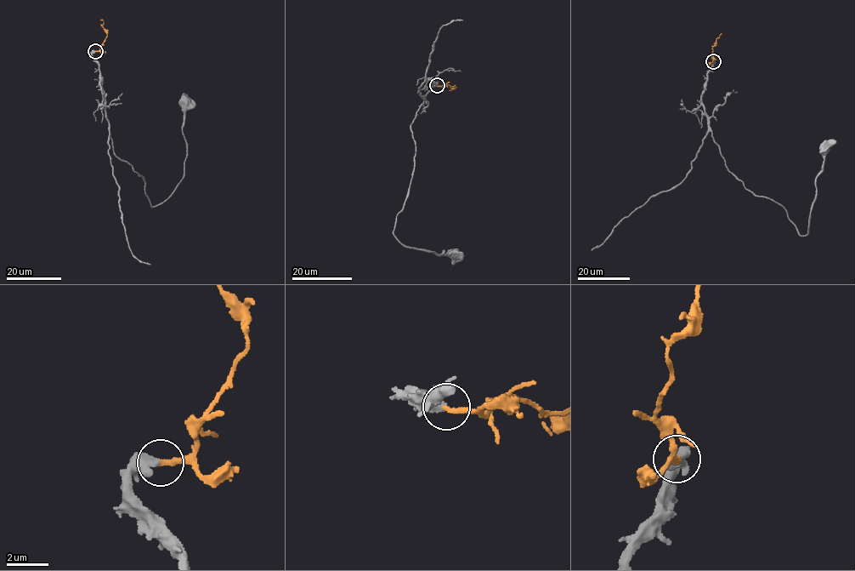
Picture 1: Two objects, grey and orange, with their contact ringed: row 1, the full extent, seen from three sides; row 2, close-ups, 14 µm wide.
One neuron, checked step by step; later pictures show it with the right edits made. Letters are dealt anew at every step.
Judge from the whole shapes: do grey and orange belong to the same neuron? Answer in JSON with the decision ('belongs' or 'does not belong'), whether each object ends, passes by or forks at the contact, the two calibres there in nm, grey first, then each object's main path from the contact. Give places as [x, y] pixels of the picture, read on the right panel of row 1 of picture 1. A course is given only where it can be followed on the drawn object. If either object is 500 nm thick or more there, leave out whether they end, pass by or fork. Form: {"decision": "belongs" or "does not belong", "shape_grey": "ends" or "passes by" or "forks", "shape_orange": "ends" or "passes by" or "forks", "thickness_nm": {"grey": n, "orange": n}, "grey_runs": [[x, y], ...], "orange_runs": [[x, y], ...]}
{"decision": "belongs", "thickness_nm": {"grey": 600, "orange": 280}, "grey_runs": [[714, 61], [701, 98], [713, 140], [729, 170], [755, 195], [780, 203], [801, 236], [808, 231], [823, 147]], "orange_runs": [[714, 61], [710, 55], [712, 46], [721, 34]]}

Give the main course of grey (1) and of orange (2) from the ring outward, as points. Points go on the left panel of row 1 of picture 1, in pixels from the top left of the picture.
1: (95, 51), (92, 56), (99, 65), (113, 153), (143, 175), (152, 207), (167, 198), (183, 177), (184, 103)
2: (96, 51), (100, 49), (107, 33), (102, 25), (103, 21), (99, 20)

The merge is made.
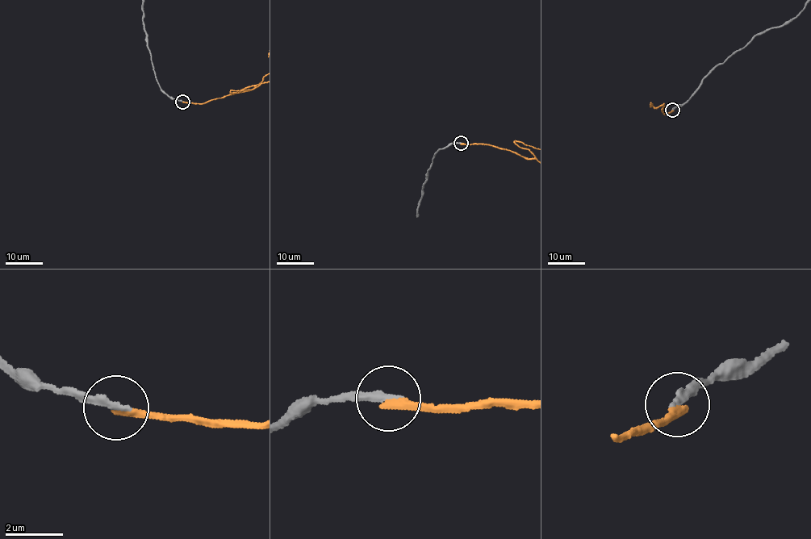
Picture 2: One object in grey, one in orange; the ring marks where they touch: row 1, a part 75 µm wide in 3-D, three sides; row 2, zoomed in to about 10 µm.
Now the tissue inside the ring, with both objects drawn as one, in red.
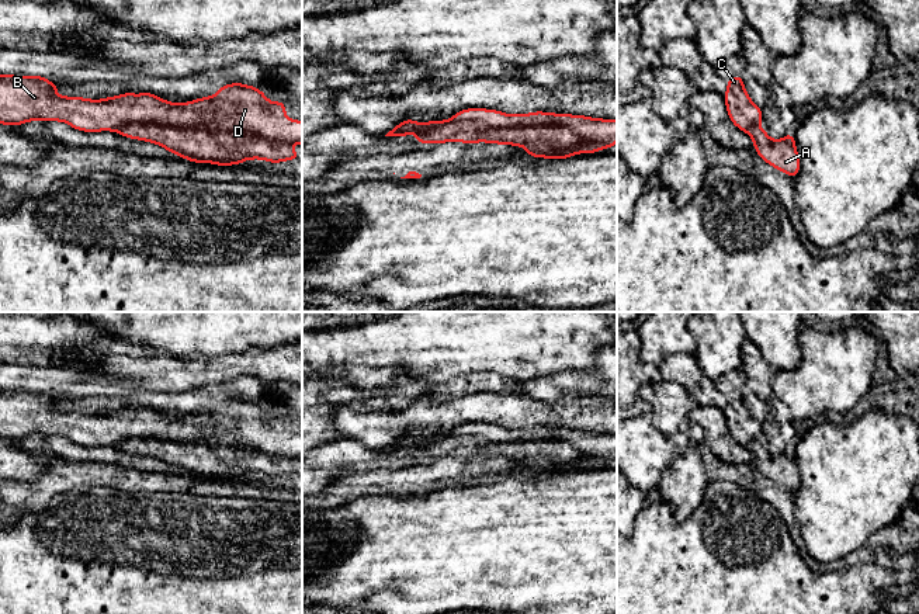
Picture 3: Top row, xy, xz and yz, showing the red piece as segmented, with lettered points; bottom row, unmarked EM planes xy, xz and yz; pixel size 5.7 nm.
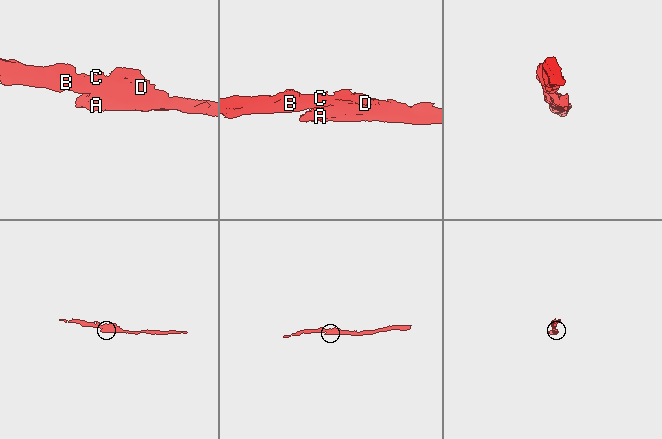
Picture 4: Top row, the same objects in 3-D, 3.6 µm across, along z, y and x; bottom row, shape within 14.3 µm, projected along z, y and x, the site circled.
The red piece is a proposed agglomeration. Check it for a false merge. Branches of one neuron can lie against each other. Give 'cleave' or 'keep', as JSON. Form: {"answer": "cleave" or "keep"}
{"answer": "cleave"}

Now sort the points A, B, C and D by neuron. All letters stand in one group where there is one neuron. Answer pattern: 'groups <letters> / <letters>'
groups A / B C D

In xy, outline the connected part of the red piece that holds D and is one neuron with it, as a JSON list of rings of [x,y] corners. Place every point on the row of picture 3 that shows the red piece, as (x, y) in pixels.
[[[0,74],[0,124],[20,125],[32,119],[63,121],[79,131],[98,132],[146,124],[191,128],[221,119],[249,126],[257,135],[268,139],[302,143],[302,122],[285,117],[285,103],[271,103],[260,89],[242,83],[222,86],[214,97],[202,97],[185,104],[169,103],[152,93],[124,93],[118,97],[103,98],[101,101],[80,97],[60,97],[55,94],[59,86],[48,81],[42,76],[20,77]]]

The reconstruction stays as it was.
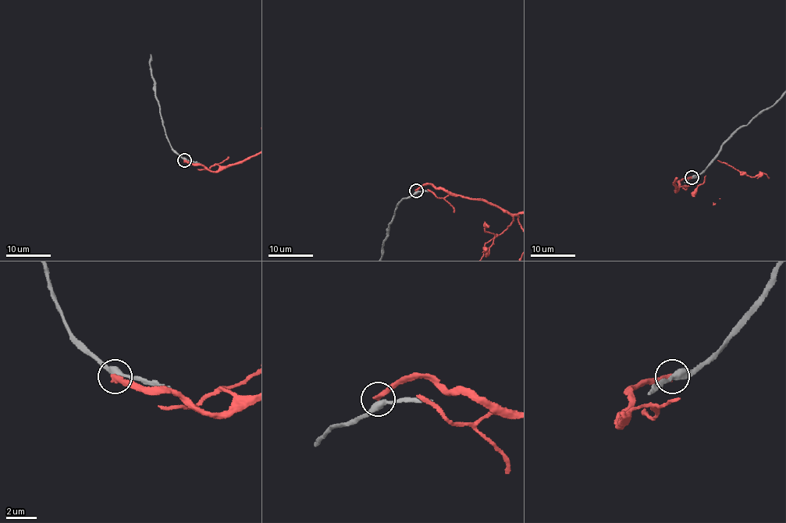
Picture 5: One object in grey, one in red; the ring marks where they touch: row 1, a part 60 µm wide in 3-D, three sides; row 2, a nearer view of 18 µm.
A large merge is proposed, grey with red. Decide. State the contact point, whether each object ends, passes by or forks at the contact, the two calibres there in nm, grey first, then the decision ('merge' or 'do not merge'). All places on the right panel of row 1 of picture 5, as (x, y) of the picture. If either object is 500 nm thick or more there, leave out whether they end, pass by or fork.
at (691, 177); grey passes by; red ends there; 380 nm thick on the grey side, 360 nm on the other; do not merge

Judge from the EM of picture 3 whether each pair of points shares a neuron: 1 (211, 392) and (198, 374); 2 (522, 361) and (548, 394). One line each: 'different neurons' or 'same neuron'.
1: different neurons
2: different neurons

